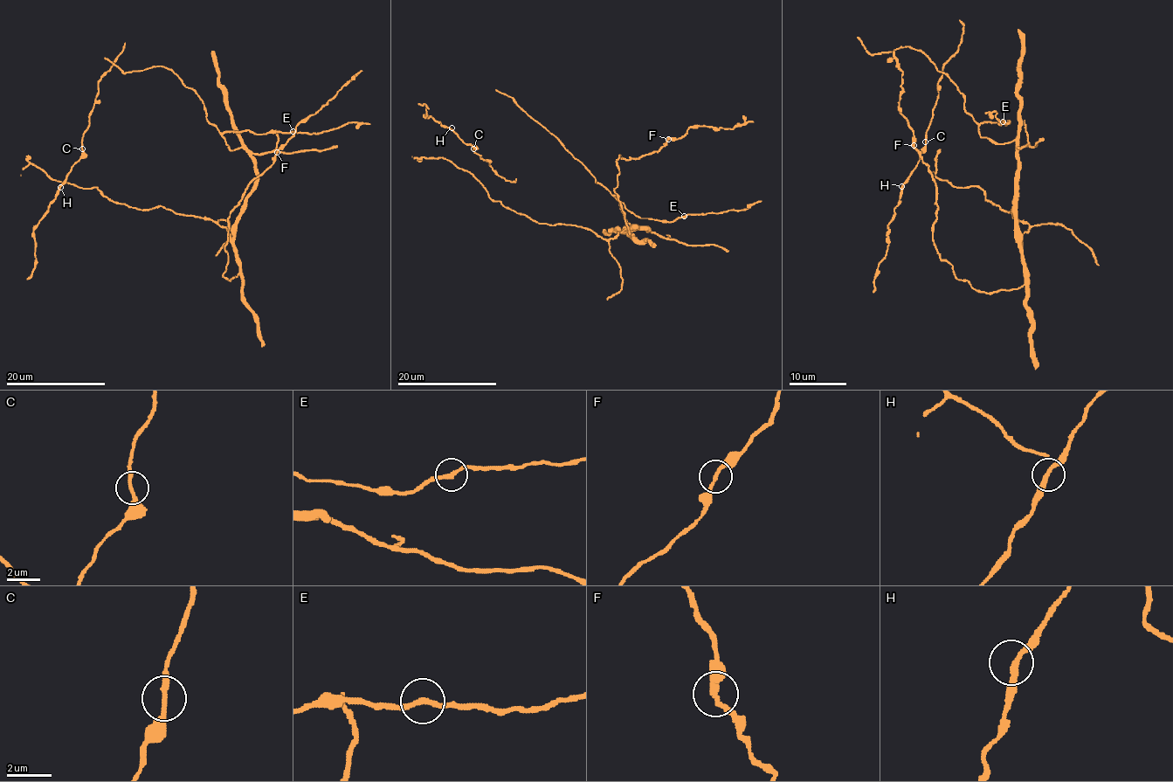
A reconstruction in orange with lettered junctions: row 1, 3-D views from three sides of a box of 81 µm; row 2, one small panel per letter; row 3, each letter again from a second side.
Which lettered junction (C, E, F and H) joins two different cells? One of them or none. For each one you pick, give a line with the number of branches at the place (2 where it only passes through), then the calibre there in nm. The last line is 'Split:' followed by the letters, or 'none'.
Split: none

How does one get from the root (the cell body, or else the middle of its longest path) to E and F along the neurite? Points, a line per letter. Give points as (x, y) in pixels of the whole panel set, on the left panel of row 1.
E: (224, 226), (231, 233), (253, 186), (256, 161), (242, 148), (231, 149), (223, 134), (293, 131)
F: (224, 226), (240, 270), (230, 280), (223, 275), (227, 263), (227, 217), (244, 188), (272, 163), (277, 152)

